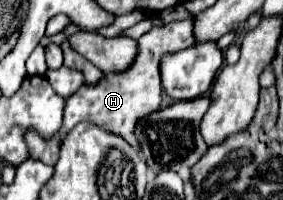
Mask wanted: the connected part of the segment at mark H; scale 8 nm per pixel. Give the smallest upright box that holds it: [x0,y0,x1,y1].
[27,20,193,164]

